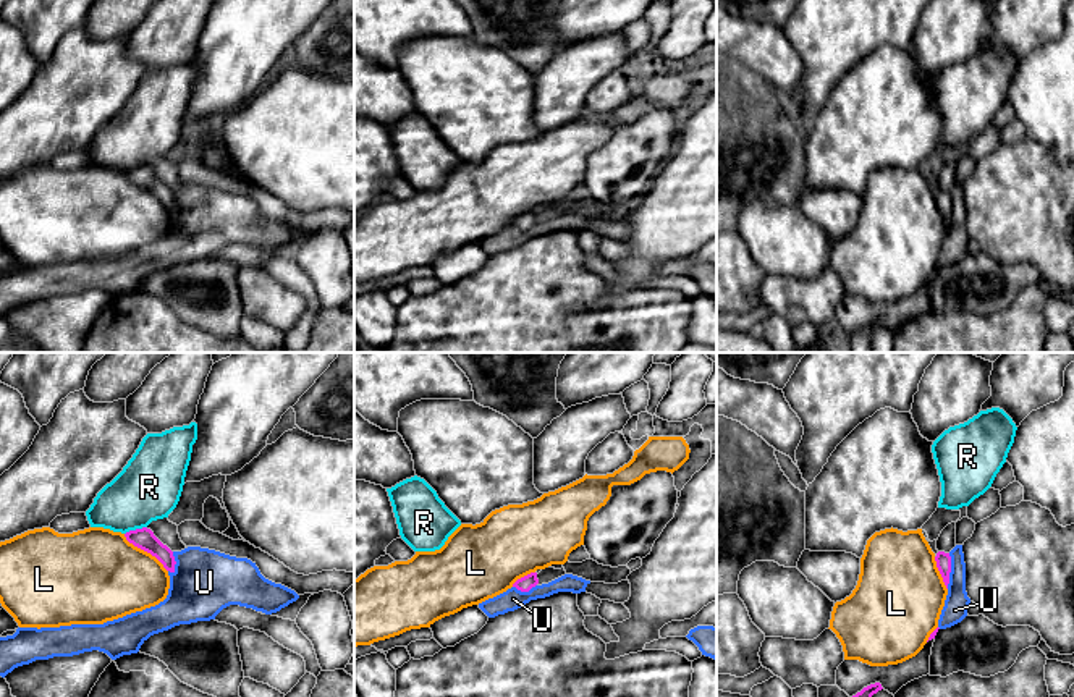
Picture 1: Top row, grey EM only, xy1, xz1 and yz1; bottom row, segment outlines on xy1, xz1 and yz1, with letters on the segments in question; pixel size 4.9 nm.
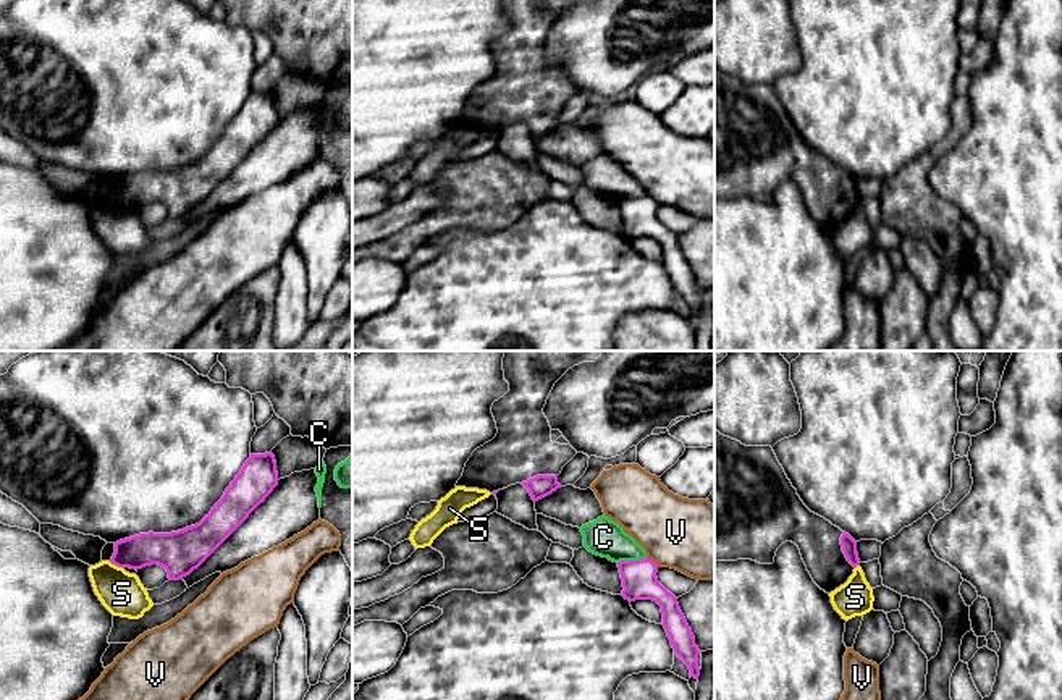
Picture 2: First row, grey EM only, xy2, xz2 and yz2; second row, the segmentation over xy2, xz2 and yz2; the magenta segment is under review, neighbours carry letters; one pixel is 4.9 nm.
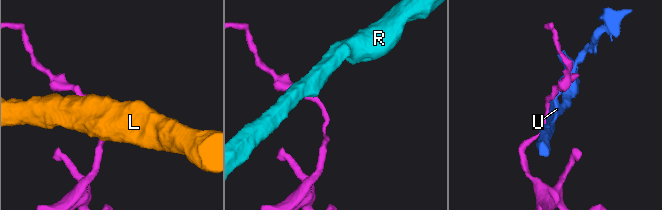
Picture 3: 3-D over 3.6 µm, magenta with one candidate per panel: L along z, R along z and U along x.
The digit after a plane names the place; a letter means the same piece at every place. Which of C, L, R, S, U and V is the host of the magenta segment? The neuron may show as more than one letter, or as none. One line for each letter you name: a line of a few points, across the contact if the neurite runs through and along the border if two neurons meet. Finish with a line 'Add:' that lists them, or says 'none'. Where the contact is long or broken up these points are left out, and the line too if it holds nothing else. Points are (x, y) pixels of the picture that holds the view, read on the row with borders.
Add: none

